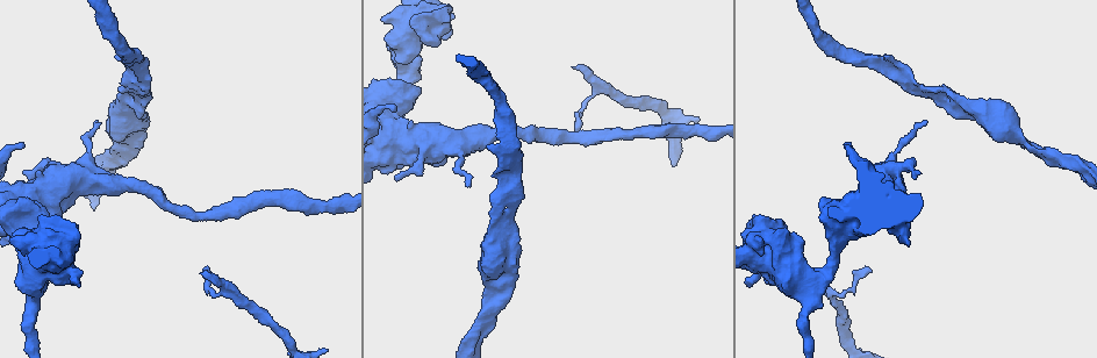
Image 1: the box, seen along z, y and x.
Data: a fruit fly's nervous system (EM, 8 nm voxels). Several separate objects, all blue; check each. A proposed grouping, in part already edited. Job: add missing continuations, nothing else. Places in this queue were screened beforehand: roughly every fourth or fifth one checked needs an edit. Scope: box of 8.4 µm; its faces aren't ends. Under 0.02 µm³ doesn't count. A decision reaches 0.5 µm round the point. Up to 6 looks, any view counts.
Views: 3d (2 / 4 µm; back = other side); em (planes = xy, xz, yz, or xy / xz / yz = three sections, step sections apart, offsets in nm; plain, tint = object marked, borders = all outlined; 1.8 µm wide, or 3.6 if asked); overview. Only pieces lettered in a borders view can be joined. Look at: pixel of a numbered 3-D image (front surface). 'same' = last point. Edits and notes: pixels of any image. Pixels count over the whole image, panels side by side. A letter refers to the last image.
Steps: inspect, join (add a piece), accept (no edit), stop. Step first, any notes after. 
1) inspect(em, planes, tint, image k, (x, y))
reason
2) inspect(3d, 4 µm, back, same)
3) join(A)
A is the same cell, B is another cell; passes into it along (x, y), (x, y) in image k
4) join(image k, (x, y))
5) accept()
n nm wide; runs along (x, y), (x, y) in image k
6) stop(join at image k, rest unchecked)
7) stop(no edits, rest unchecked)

inspect(em, planes, plain, image 1, (22, 142))
an open end

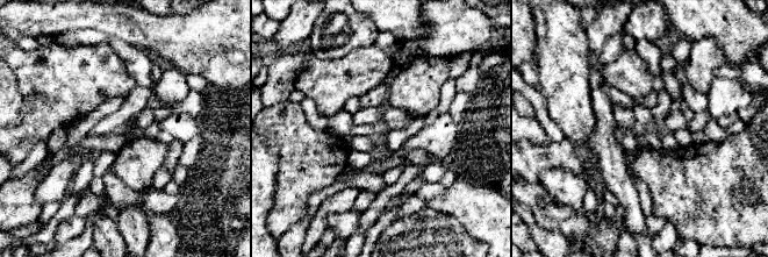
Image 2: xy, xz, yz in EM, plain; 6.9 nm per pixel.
inspect(em, planes, borders, same)
what lies round it

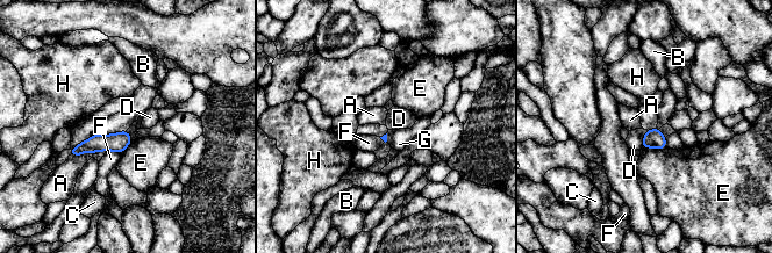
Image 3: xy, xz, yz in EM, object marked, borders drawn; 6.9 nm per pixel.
accept()
A, B, C, D, E, F, G and H are other cells; border along (647, 130), (641, 146) in image 3; none of them fits

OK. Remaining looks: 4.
inspect(3d, 2 µm, image 1, (572, 68))

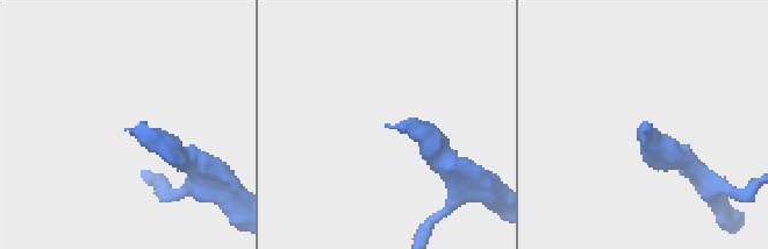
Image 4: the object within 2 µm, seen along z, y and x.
inspect(em, xz, step 8, tint, image 4, (644, 132))
shape alone is not enough

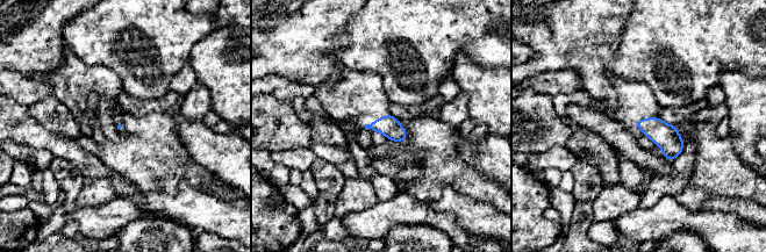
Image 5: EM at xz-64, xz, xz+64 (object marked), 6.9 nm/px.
inspect(em, yz, step 16, borders, same)
cut it another way

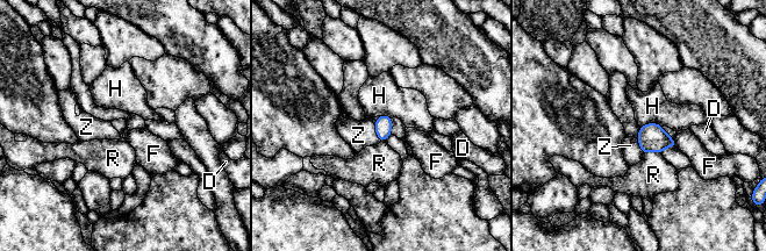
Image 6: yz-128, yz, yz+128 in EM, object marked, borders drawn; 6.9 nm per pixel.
join(Z)
110 nm wide; Z is the same cell, D, F, H and R are other cells; passes into it along (382, 124), (376, 131), (358, 135) in image 6; the neuron continues

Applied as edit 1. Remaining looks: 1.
stop(join at image 6, rest unchecked)

